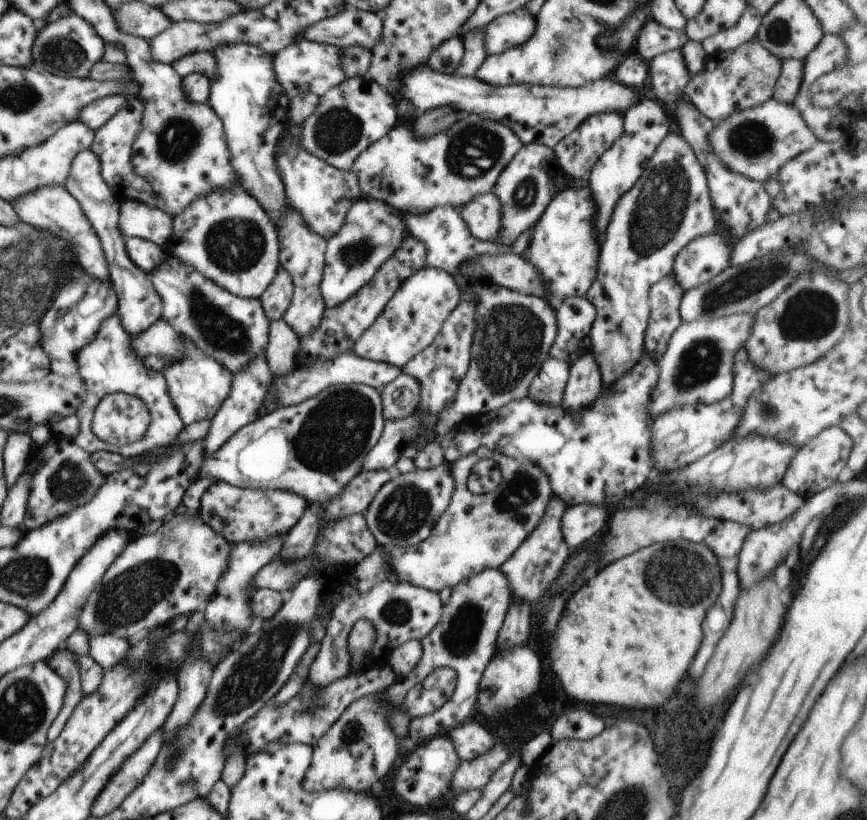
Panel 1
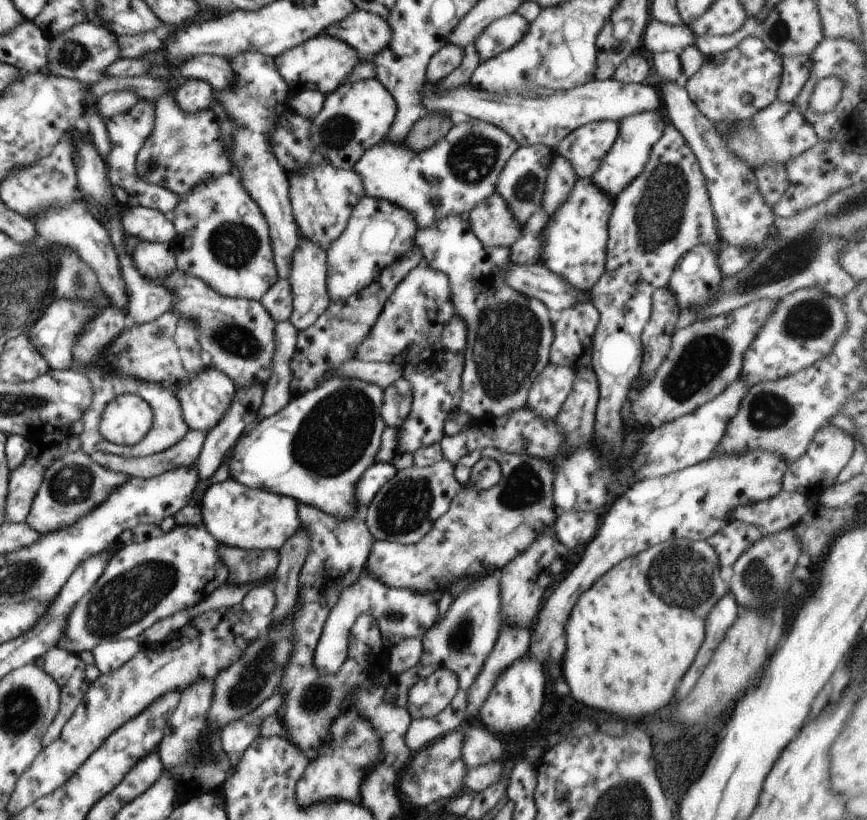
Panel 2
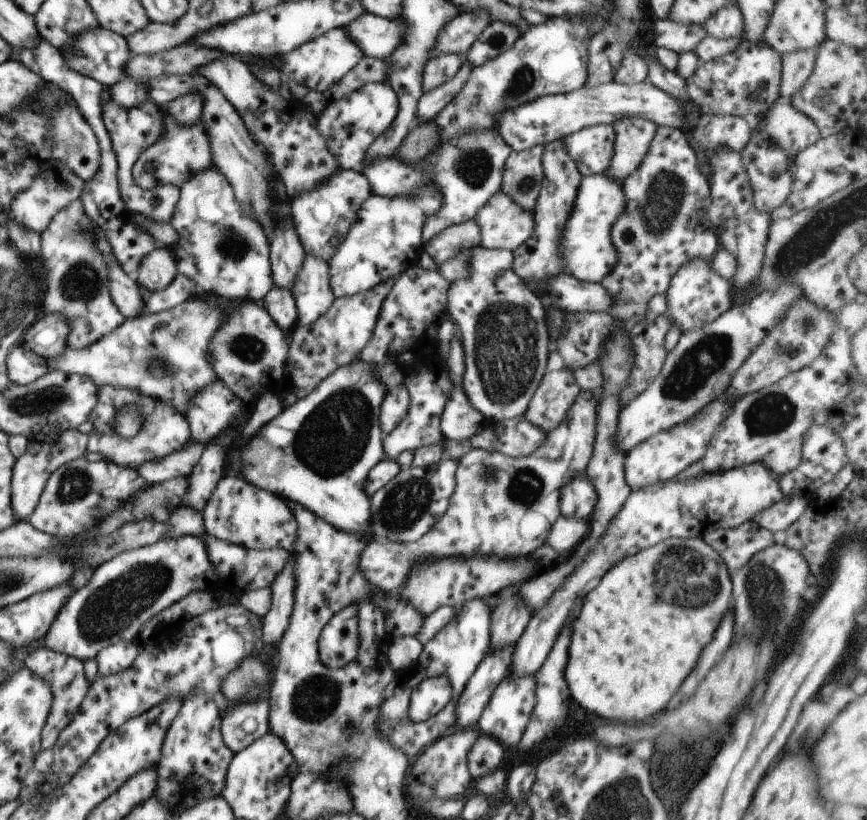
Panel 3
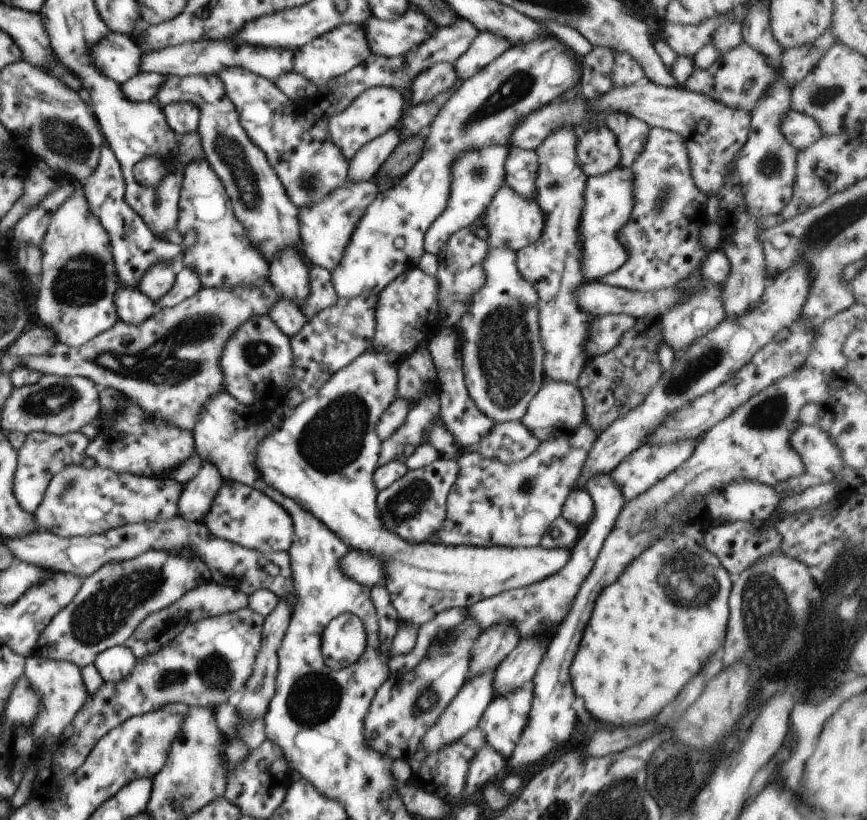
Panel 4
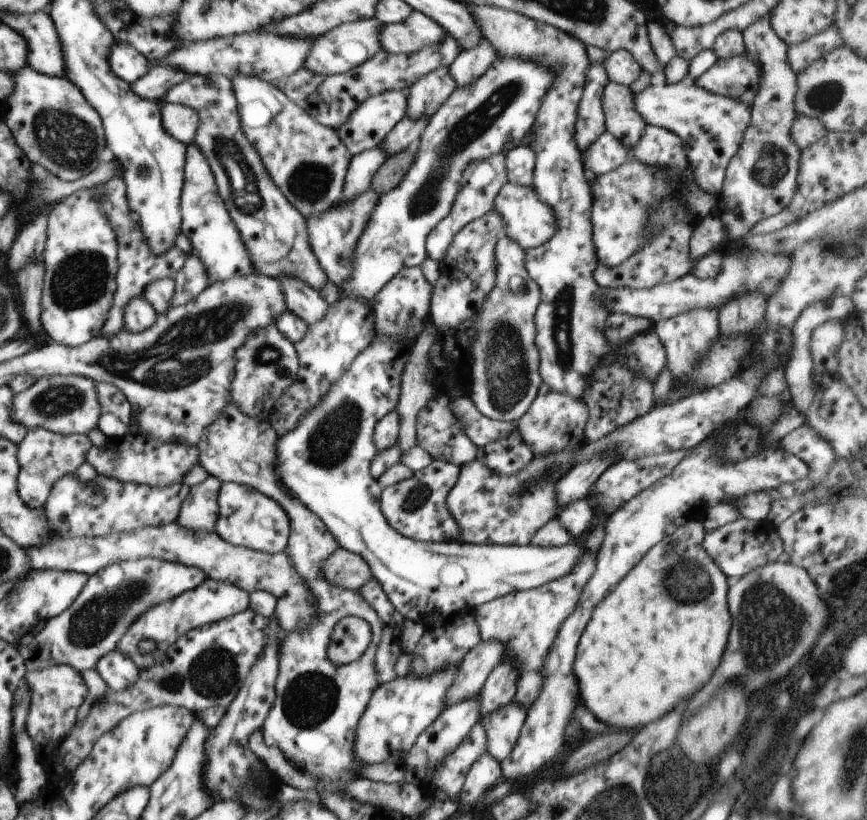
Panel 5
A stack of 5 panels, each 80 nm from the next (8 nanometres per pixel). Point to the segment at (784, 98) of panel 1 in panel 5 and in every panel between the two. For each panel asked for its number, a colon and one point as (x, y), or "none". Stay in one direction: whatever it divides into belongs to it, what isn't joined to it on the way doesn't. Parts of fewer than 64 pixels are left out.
2: (796, 70)
3: (796, 67)
4: (797, 62)
5: (801, 55)

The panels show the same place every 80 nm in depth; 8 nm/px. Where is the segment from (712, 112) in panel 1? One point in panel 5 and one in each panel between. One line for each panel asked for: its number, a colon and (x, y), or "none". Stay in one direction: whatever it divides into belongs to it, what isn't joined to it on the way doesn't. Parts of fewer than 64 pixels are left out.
2: (731, 86)
3: (746, 80)
4: (738, 78)
5: (737, 77)

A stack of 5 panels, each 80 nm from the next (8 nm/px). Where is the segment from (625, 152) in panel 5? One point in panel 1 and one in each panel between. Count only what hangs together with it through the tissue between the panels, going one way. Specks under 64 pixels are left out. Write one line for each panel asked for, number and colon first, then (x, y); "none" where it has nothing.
1: (576, 154)
2: (585, 148)
3: (592, 148)
4: (598, 152)

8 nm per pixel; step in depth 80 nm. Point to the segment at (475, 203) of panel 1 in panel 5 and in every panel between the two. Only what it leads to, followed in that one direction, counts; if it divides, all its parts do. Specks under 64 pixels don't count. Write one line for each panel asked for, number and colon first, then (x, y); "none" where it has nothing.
2: (493, 222)
3: (504, 224)
4: (512, 220)
5: (528, 220)

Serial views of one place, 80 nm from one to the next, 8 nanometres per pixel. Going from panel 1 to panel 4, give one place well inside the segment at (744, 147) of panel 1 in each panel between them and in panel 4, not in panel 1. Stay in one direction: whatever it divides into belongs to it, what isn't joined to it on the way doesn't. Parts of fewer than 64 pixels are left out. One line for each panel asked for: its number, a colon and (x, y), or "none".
2: (779, 132)
3: (789, 129)
4: (801, 131)

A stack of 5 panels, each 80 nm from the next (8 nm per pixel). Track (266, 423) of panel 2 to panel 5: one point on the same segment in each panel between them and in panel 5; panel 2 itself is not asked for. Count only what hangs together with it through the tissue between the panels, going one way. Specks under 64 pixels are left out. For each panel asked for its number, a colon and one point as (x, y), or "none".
3: (318, 452)
4: (324, 455)
5: (325, 461)

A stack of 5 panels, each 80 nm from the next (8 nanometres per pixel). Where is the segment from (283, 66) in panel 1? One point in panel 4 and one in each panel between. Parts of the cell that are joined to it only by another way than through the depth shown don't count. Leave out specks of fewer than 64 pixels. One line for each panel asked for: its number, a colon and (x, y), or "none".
2: (322, 63)
3: (319, 63)
4: (333, 54)

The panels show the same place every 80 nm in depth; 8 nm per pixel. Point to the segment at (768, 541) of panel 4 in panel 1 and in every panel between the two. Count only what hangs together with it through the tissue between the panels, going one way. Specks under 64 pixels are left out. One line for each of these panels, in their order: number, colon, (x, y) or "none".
1: (726, 540)
2: (731, 541)
3: (736, 545)

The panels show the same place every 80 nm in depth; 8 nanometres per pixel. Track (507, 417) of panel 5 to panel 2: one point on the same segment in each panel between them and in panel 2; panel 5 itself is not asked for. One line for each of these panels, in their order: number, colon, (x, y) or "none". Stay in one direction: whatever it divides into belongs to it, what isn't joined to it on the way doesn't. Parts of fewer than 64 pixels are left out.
2: (509, 336)
3: (502, 327)
4: (503, 356)

